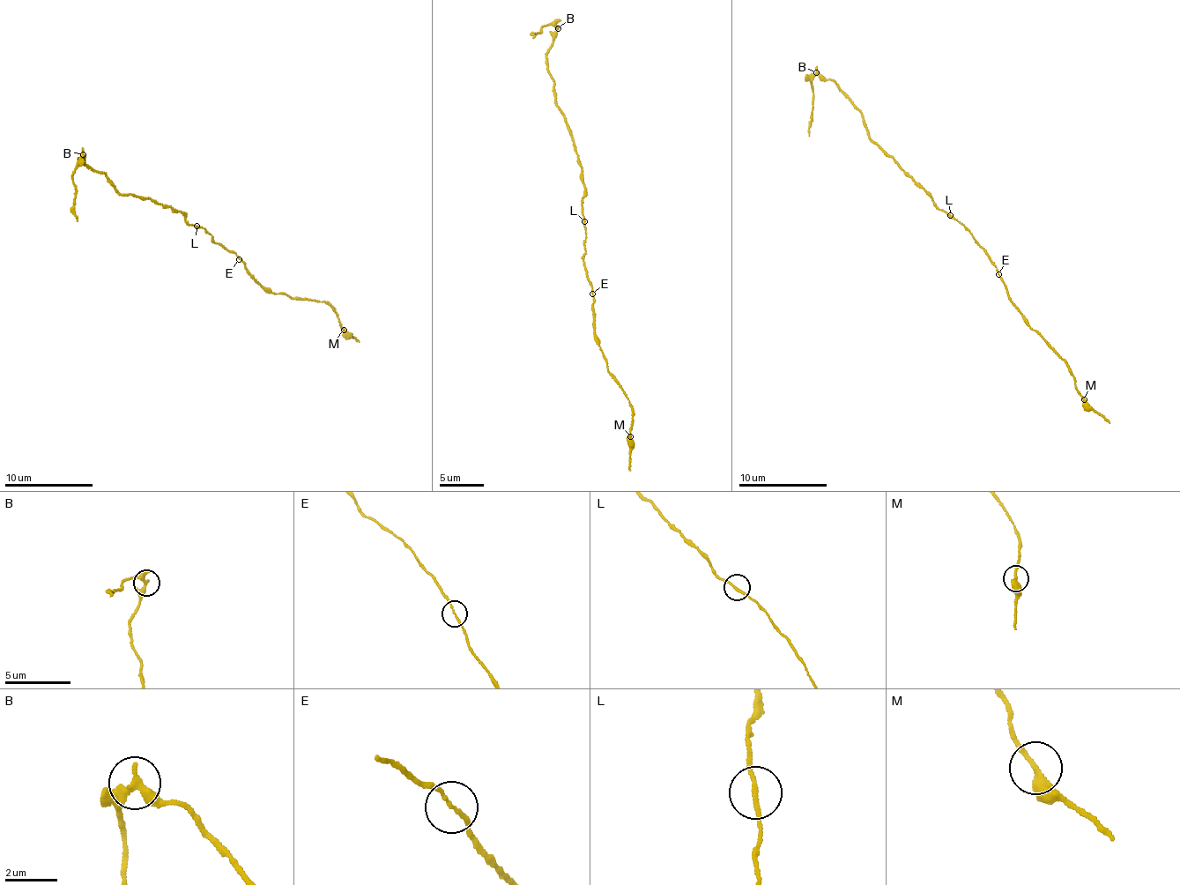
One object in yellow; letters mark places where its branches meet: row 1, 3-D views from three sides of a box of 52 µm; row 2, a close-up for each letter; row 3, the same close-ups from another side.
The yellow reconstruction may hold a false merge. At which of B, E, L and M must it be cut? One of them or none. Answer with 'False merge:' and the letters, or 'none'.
False merge: B

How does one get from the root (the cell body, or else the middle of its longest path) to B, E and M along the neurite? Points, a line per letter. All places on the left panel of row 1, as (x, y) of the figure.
B: (196, 227), (179, 211), (147, 197), (127, 197), (115, 189), (113, 180), (87, 167), (82, 153)
E: (196, 227), (206, 228), (213, 241), (239, 258)
M: (196, 227), (206, 228), (213, 241), (237, 255), (263, 286), (287, 297), (325, 303), (344, 330)

